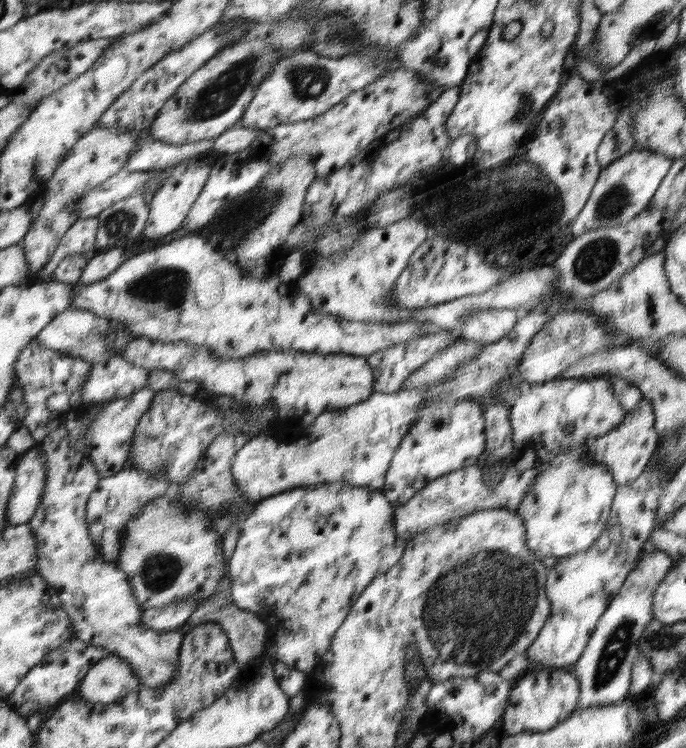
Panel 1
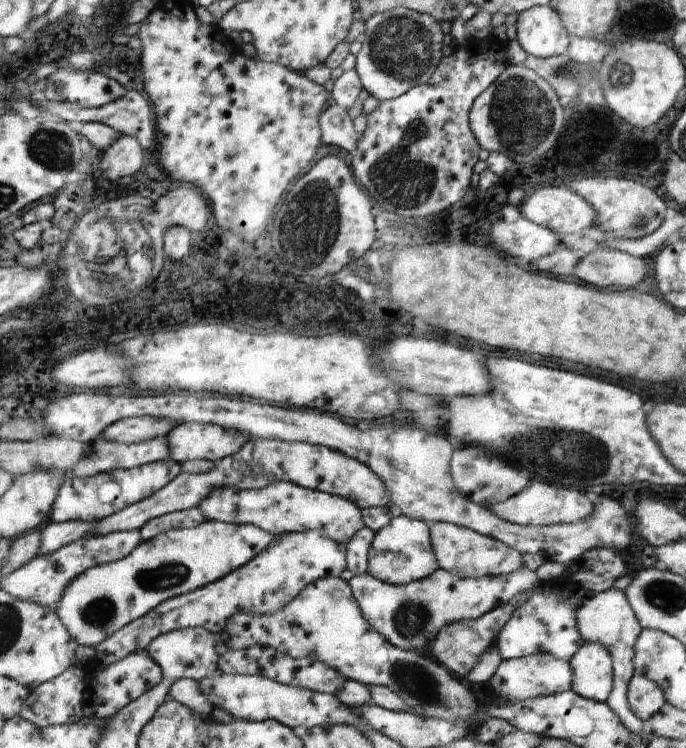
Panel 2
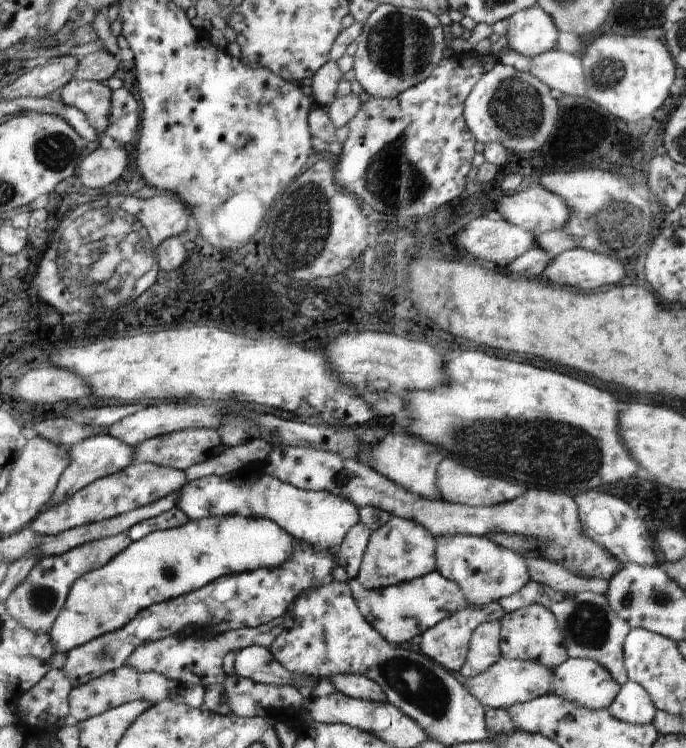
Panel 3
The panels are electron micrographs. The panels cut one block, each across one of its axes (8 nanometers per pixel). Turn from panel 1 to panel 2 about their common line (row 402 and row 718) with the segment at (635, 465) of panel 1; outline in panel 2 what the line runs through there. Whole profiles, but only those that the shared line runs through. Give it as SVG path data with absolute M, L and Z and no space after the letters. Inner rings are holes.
M642 674L631 678L627 690L627 703L640 720L647 722L667 704L667 699L658 684Z

